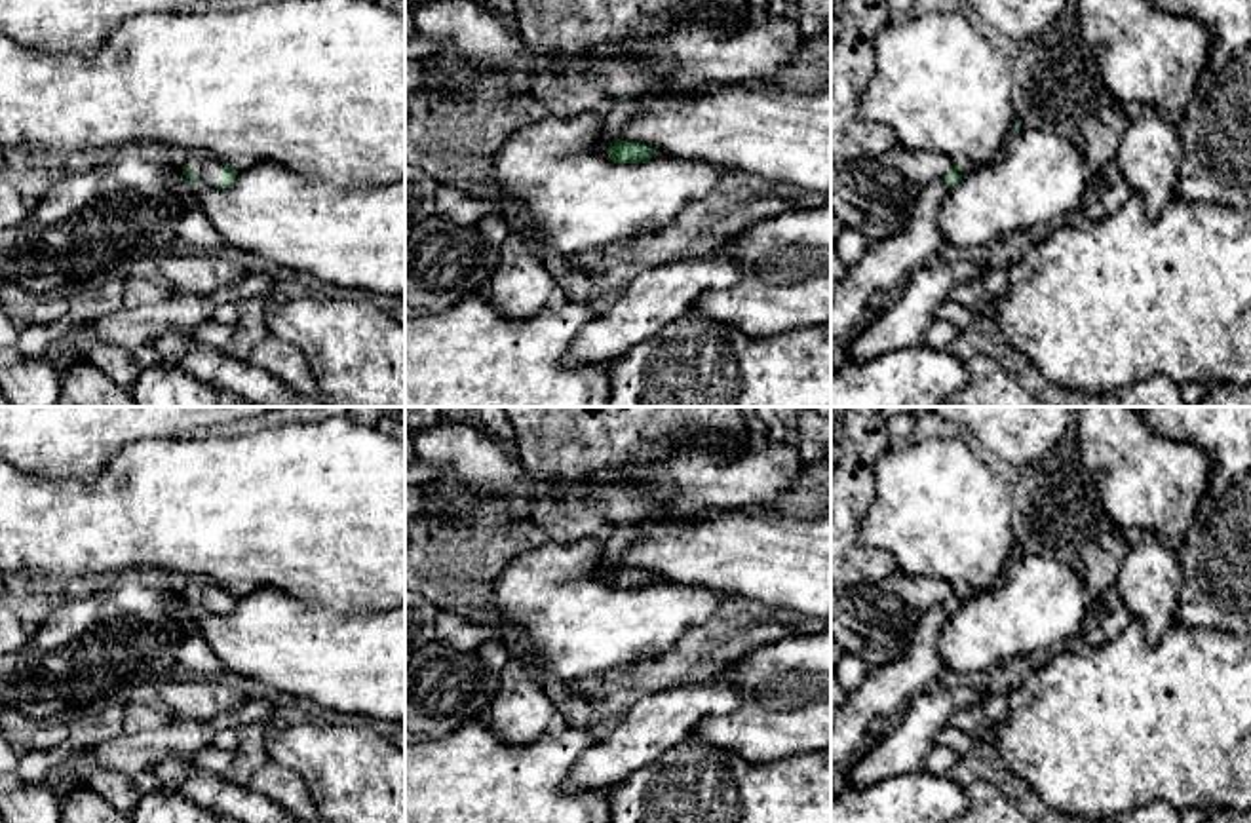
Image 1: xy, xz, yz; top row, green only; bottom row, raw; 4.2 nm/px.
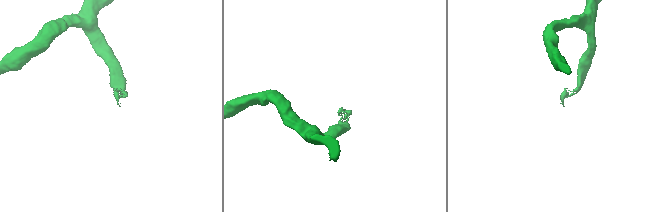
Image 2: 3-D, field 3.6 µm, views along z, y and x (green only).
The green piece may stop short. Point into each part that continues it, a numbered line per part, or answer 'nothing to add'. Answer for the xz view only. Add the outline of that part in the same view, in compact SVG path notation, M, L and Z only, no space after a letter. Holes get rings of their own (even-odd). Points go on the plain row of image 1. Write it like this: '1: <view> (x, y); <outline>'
1: xz (615, 540); M624 525L620 530L605 532L605 555L608 559L618 559L627 545L639 540L639 534L629 526Z

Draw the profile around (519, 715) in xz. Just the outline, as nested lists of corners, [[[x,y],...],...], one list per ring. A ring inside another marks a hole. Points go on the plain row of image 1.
[[[511,660],[500,673],[500,692],[491,705],[491,730],[513,747],[544,736],[555,713],[551,699],[538,684],[538,673],[525,660]]]

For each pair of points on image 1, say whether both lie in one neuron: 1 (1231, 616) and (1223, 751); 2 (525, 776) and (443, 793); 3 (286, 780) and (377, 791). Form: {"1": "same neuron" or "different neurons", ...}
{"1": "different neurons", "2": "same neuron", "3": "different neurons"}

